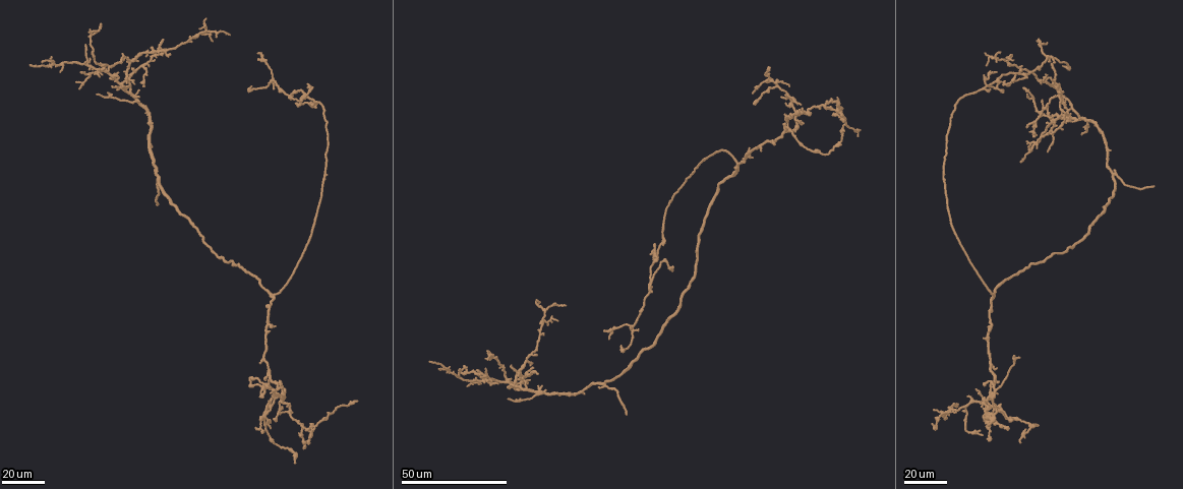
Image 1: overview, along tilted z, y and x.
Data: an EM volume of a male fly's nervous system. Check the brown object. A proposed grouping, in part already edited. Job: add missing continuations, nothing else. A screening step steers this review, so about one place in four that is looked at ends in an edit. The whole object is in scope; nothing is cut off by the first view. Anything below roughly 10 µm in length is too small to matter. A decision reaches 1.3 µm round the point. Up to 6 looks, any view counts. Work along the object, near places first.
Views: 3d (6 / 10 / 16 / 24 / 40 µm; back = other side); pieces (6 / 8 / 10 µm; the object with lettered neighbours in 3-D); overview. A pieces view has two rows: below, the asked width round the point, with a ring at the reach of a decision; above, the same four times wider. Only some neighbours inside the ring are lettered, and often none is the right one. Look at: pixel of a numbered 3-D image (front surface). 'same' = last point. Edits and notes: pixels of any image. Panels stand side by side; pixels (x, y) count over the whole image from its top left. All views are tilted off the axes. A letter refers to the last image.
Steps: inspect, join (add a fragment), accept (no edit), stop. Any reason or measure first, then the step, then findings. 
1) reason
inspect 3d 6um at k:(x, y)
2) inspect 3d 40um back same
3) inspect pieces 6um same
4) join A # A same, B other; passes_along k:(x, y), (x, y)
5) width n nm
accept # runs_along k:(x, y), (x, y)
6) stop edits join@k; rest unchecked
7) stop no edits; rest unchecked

inspect 3d 40um at 1:(1022, 72)

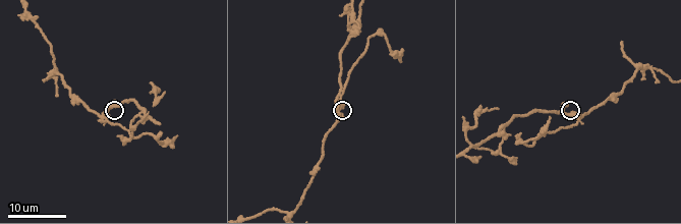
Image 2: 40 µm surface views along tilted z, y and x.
inspect pieces 10um at 2:(566, 104)

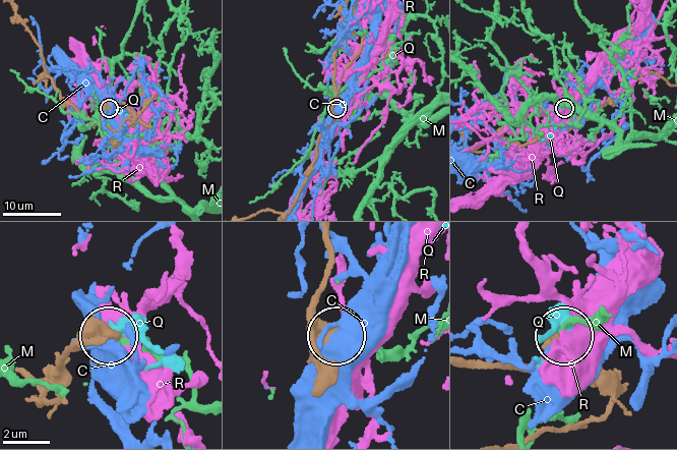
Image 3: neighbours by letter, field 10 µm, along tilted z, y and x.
width 330 nm
accept # C other, M other, Q other, R other; runs_along 3:(329, 240), (331, 270), (312, 314), (335, 332); none of them fits

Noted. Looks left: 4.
inspect 3d 24um at 1:(429, 361)

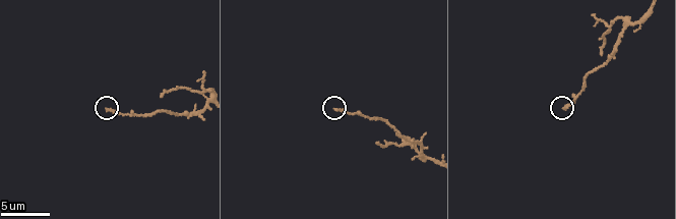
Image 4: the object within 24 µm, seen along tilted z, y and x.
zoom in
inspect 3d 6um at 4:(564, 108)

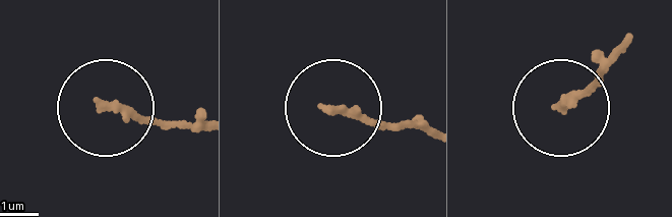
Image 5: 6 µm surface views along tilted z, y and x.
inspect pieces 6um at 5:(560, 106)

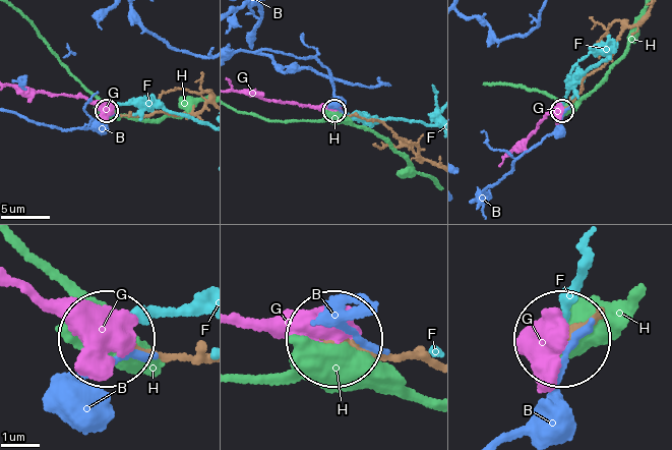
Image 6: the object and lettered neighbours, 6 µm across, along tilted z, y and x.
accept # B other, F other, G other, H other; runs_along 6:(423, 359), (337, 337); no lettered fragment goes on from it

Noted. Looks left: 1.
stop no edits; rest unchecked

